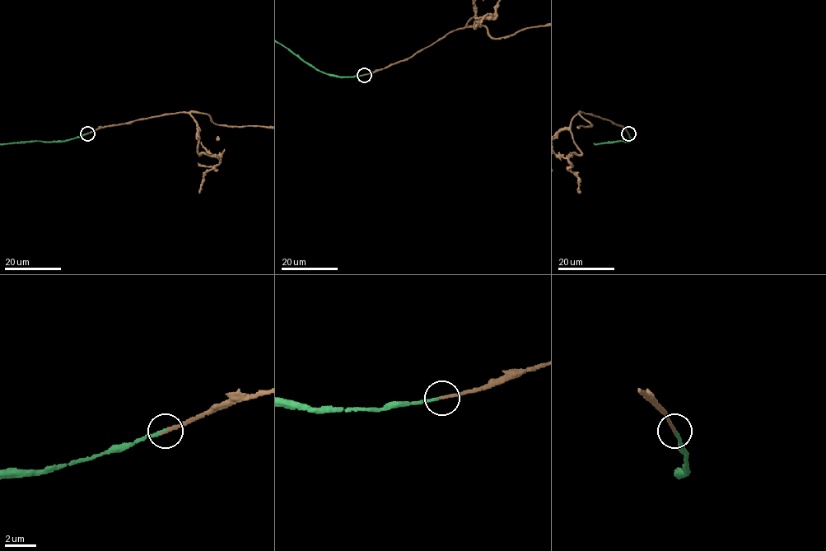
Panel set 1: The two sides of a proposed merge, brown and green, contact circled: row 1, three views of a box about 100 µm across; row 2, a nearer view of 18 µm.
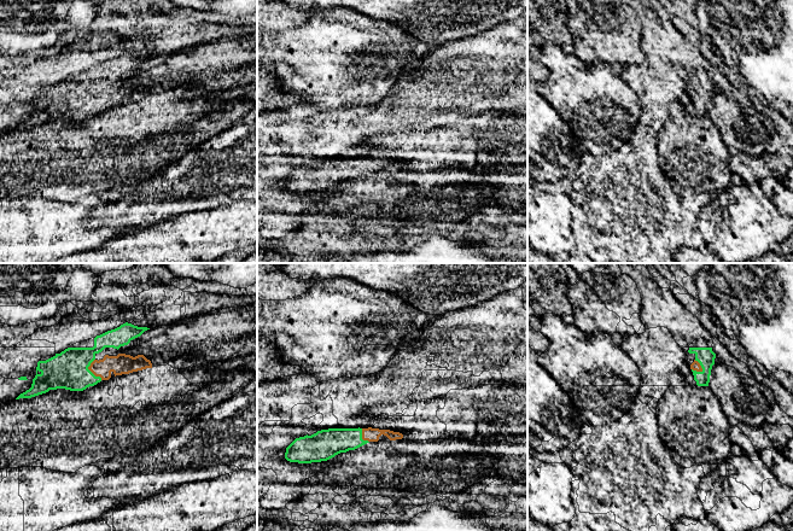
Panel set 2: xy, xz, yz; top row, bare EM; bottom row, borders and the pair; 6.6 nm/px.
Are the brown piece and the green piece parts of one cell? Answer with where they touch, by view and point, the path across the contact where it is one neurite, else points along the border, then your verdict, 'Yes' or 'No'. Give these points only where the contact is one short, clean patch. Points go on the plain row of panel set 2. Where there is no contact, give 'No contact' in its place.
Touches brown at xy (91, 100). Yes

